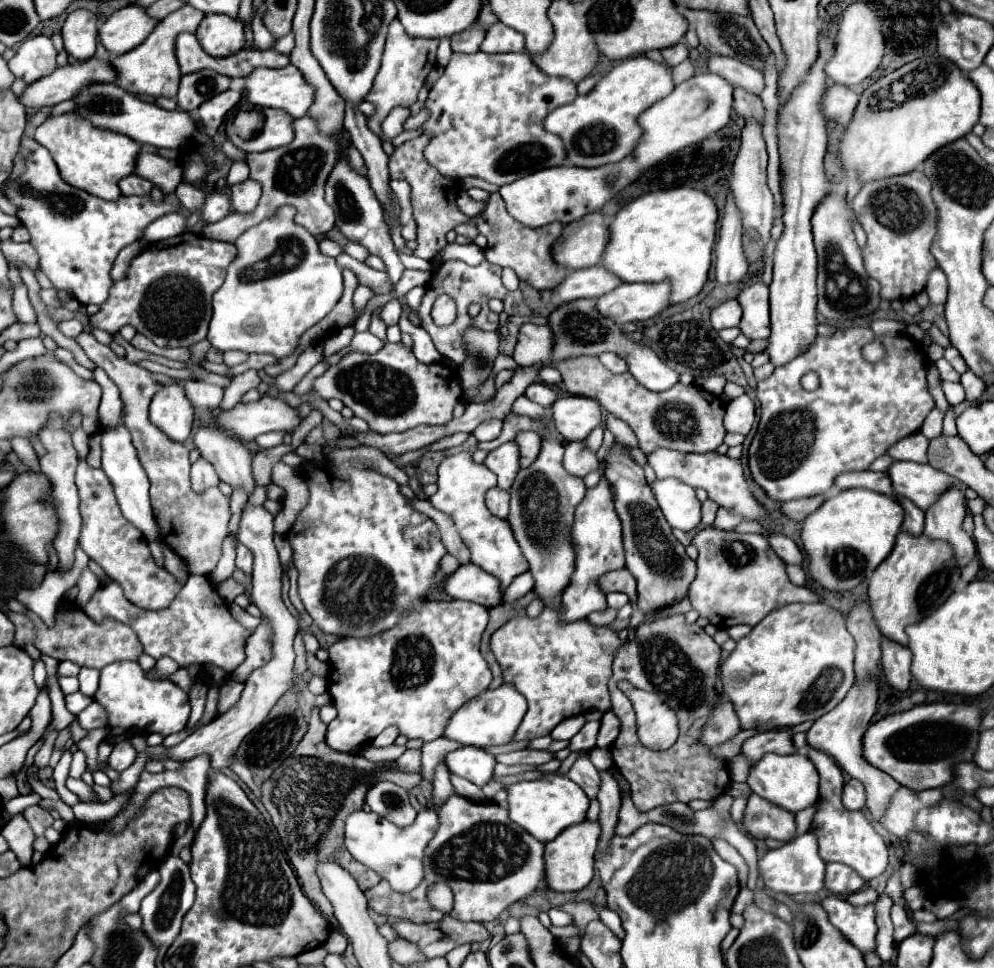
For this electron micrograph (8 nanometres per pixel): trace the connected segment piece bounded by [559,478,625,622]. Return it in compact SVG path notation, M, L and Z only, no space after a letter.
M605 478L595 488L589 488L581 504L575 508L571 526L571 542L575 548L575 572L571 576L571 584L565 588L561 596L559 620L561 622L575 622L587 618L591 612L605 612L607 602L605 594L599 592L597 578L605 572L625 568L625 552L621 540L621 522L613 508L613 494Z

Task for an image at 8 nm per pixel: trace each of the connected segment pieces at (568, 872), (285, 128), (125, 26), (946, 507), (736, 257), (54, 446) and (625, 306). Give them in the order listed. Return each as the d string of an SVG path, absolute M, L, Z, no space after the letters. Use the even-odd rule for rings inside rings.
M579 822L567 830L563 830L555 840L545 844L545 884L557 892L577 892L583 890L591 878L593 878L593 870L595 870L595 860L593 854L597 850L599 844L599 822Z
M263 108L261 114L263 114L263 128L255 132L251 138L241 138L233 128L233 124L227 124L229 140L245 152L265 152L271 148L291 144L291 140L295 138L293 132L295 118L277 108Z
M125 6L105 20L99 30L99 40L107 52L119 56L139 46L155 28L155 24L157 20L147 16L145 8Z
M951 486L941 498L927 508L925 512L925 536L941 538L953 544L955 556L961 566L965 566L971 558L975 558L975 542L969 534L963 532L963 516L965 516L965 494Z
M733 194L727 198L725 216L721 220L721 234L715 244L715 274L719 284L733 284L745 278L747 262L741 246L741 216L733 202Z
M51 414L43 432L39 432L39 440L45 446L45 456L39 458L41 464L41 472L51 480L53 484L53 498L57 500L57 512L59 512L59 520L61 520L61 528L59 528L59 536L55 540L55 550L59 556L59 566L57 572L67 572L73 566L73 552L77 548L77 538L79 538L79 530L81 530L81 516L79 516L79 494L75 488L75 468L77 468L77 452L73 448L71 442L71 434L69 430L65 430L63 418L59 414Z
M621 284L607 296L597 298L597 308L617 324L639 322L657 316L671 306L671 284Z

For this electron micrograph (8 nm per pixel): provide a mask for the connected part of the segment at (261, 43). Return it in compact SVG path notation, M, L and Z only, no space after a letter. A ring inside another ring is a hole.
M261 2L259 8L257 8L257 14L255 14L253 24L251 24L251 30L253 30L253 38L255 38L255 48L257 48L257 50L273 48L275 38L271 36L271 32L269 32L269 30L265 28L265 24L263 24L263 2Z

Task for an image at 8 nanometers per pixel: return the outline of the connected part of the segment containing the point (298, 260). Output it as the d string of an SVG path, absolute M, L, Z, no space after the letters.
M285 206L275 218L253 226L235 242L237 256L227 270L223 286L213 296L213 318L209 324L207 340L225 350L243 350L247 354L273 354L275 358L285 358L299 346L299 336L323 320L339 302L343 292L343 276L335 264L335 258L323 256L319 252L317 240L301 226L293 222L295 208Z

